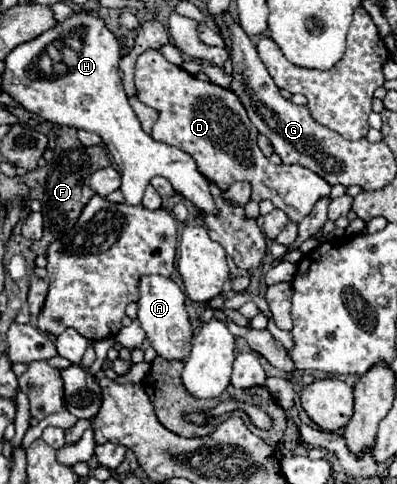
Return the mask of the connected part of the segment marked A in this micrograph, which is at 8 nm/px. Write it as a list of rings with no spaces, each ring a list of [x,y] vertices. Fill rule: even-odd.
[[[151,274],[141,276],[139,280],[139,300],[137,300],[137,320],[145,330],[151,346],[157,350],[161,358],[167,360],[185,360],[191,352],[193,328],[185,310],[185,294],[181,288],[167,276]]]

